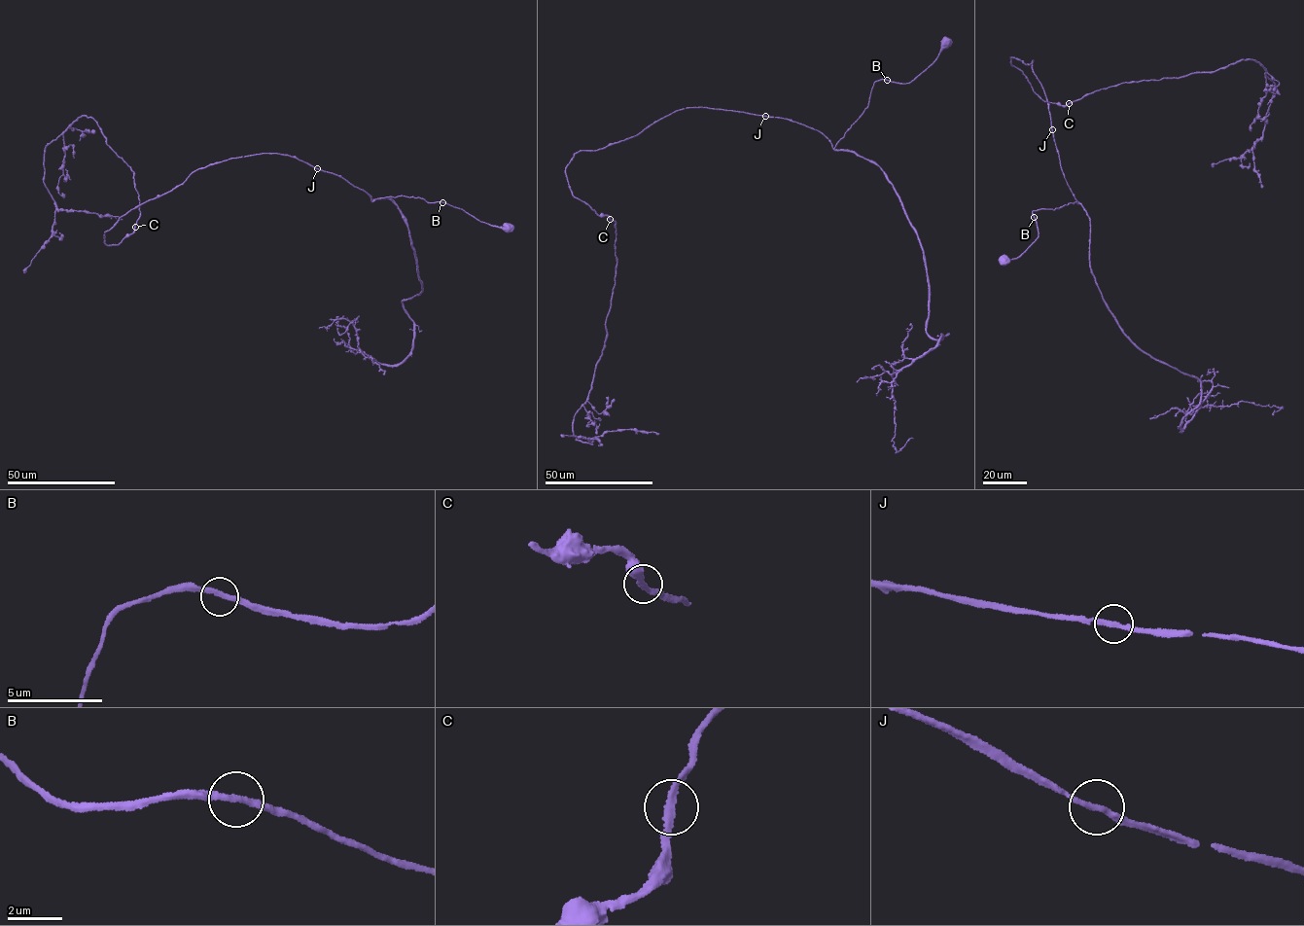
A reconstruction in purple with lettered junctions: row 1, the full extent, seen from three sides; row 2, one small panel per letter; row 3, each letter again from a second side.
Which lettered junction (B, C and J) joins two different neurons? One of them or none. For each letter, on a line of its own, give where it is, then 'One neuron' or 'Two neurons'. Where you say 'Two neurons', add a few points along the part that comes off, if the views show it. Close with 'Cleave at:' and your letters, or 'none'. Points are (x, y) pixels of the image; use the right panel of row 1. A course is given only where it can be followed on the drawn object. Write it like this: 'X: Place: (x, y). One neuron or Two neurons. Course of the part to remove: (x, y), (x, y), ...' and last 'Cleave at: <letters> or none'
B: Place: (1034, 217). One neuron
C: Place: (1069, 103). One neuron
J: Place: (1052, 129). One neuron
Cleave at: none

